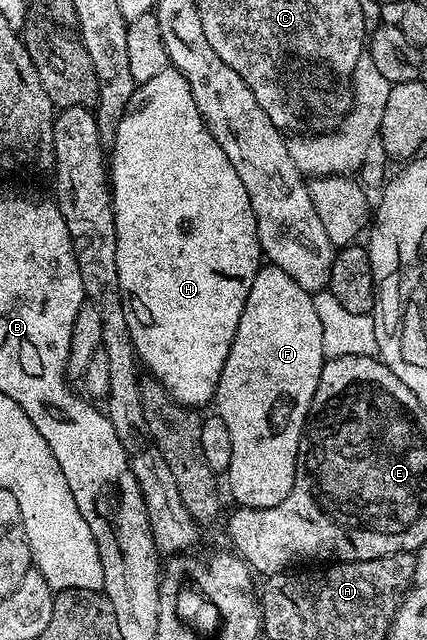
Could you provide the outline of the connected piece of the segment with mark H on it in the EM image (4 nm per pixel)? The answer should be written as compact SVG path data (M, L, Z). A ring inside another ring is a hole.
M168 67L160 71L160 75L152 75L152 79L141 82L135 88L130 108L120 119L120 127L108 153L108 176L114 198L116 271L120 275L124 315L128 319L128 331L132 335L134 352L138 354L138 360L144 366L145 372L155 377L182 405L203 407L202 405L211 404L220 383L220 375L224 371L224 363L228 359L228 351L232 347L232 339L236 335L236 327L240 323L240 315L244 315L248 291L252 291L252 279L256 279L264 254L258 242L256 215L252 211L251 201L248 200L248 191L244 191L244 183L240 183L236 167L232 167L228 155L224 155L224 147L216 143L210 128L206 126L206 120L196 107L190 84L179 69Z

